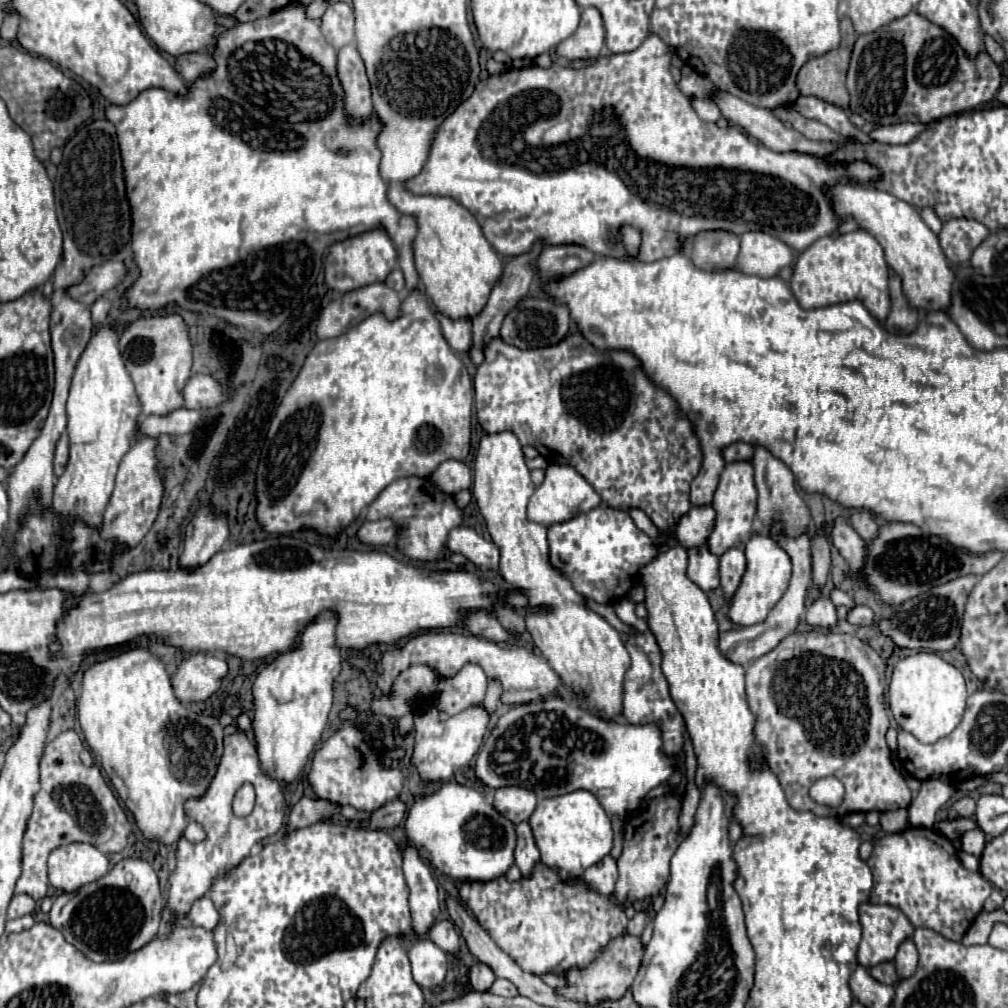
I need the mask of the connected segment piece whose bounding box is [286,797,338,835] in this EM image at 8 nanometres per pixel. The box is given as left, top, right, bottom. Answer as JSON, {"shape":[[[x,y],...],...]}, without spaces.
{"shape":[[[302,797],[290,811],[288,815],[288,823],[286,823],[286,835],[296,831],[296,829],[302,829],[302,827],[308,827],[324,817],[330,817],[330,815],[336,815],[338,813],[338,805],[330,803],[330,801],[324,801],[324,799],[308,799],[308,797]]]}

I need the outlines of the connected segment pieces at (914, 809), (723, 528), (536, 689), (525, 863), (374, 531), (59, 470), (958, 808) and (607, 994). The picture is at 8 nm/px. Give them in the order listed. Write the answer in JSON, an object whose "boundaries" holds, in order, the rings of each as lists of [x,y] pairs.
{"boundaries":[[[[936,779],[924,781],[918,797],[908,807],[910,825],[932,827],[936,811],[952,797],[952,793],[954,793],[954,787],[950,787],[948,783],[942,783],[942,781],[936,781]]],[[[750,461],[726,463],[718,481],[718,489],[714,493],[712,507],[716,511],[716,525],[708,537],[708,547],[712,555],[720,557],[730,547],[742,547],[752,531],[752,519],[756,515],[756,487],[754,487],[754,469]]],[[[422,631],[422,633],[414,635],[408,643],[404,643],[402,649],[390,649],[384,653],[384,657],[382,657],[384,671],[378,677],[378,687],[384,693],[388,693],[390,685],[398,677],[398,673],[414,663],[424,663],[424,665],[436,667],[440,677],[452,677],[466,663],[480,663],[482,669],[486,671],[488,679],[494,677],[502,683],[502,689],[504,689],[502,699],[508,705],[522,705],[522,703],[544,699],[546,695],[556,693],[556,689],[562,685],[562,679],[550,667],[550,663],[524,645],[494,643],[490,639],[482,639],[476,635],[462,635],[462,633],[454,633],[454,631]]],[[[526,821],[518,823],[516,825],[516,835],[518,835],[518,845],[516,845],[516,851],[514,851],[516,865],[520,867],[522,875],[530,875],[534,865],[540,861],[540,853],[538,853],[538,847],[536,847],[534,839],[532,839],[530,825]]],[[[388,517],[380,521],[366,521],[358,531],[358,539],[366,545],[388,545],[394,537],[396,537],[396,523]]],[[[62,433],[58,439],[58,445],[56,445],[56,453],[54,453],[54,475],[56,477],[60,477],[64,473],[66,463],[68,463],[68,435]]],[[[962,797],[950,807],[950,817],[972,817],[976,813],[976,801],[972,797]]],[[[620,935],[618,939],[612,939],[594,957],[594,963],[590,963],[586,967],[564,971],[562,977],[566,979],[566,985],[556,987],[554,991],[558,991],[558,995],[562,995],[564,999],[578,999],[578,1003],[602,1003],[606,999],[618,1001],[626,995],[626,991],[632,985],[632,979],[636,977],[640,961],[642,961],[642,953],[644,953],[644,945],[642,945],[640,937]]]]}

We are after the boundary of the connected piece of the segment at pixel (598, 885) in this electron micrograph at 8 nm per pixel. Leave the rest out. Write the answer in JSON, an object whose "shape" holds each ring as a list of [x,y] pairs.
{"shape":[[[606,855],[606,859],[598,861],[596,865],[588,867],[584,873],[582,873],[582,879],[594,887],[598,893],[602,895],[610,895],[616,887],[616,881],[618,881],[618,869],[616,869],[616,861]]]}

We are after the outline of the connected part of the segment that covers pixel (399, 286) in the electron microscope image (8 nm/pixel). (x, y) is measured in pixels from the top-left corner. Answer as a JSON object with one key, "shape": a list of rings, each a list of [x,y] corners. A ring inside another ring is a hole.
{"shape":[[[396,267],[394,271],[390,271],[390,275],[386,277],[386,281],[384,281],[390,289],[394,289],[394,291],[402,291],[404,289],[404,277],[402,277],[402,271]]]}

